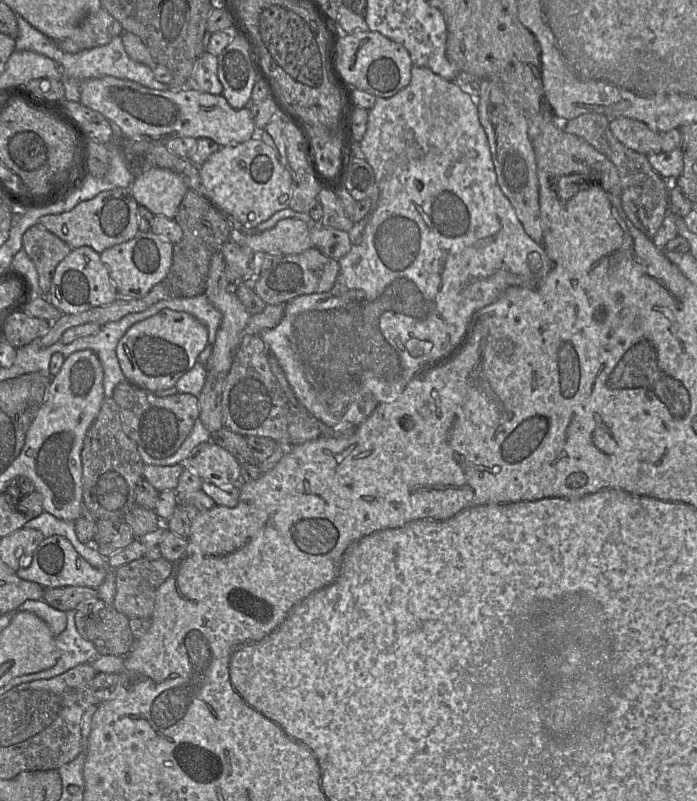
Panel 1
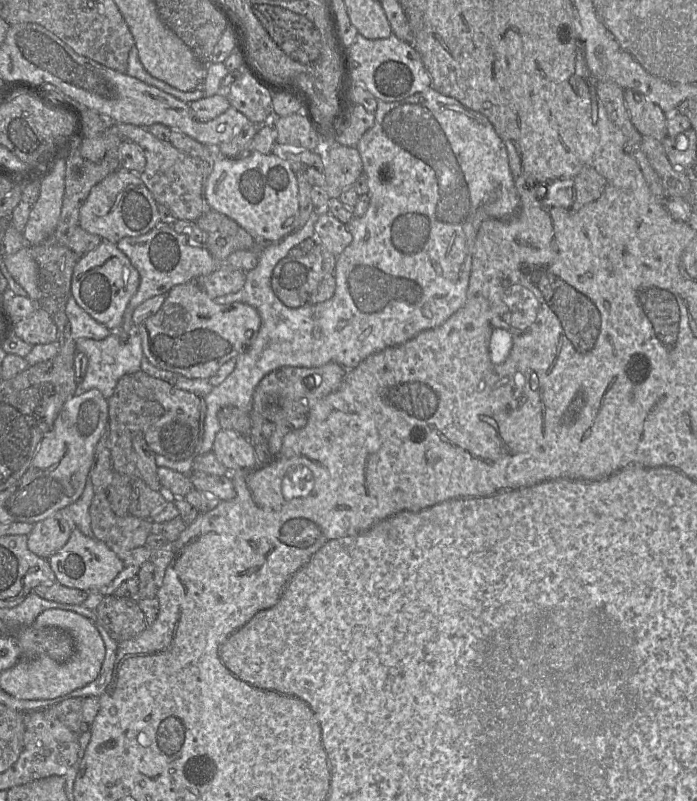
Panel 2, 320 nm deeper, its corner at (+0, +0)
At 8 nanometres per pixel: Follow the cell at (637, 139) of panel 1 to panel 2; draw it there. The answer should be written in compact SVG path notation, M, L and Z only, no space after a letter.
M623 89L624 101L631 122L641 136L663 139L667 136L668 115L644 95Z

